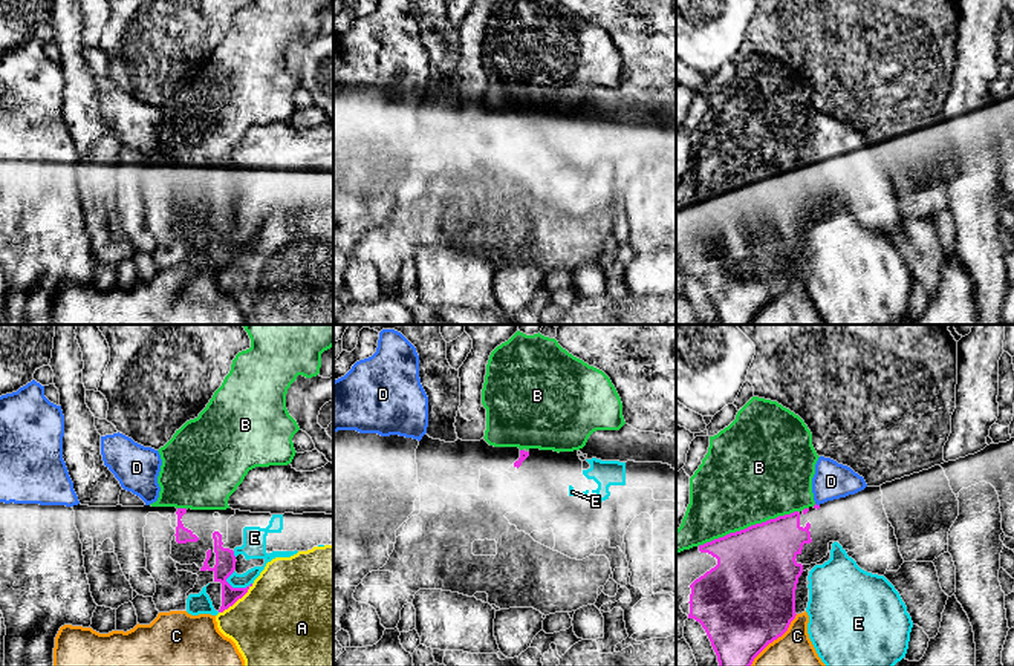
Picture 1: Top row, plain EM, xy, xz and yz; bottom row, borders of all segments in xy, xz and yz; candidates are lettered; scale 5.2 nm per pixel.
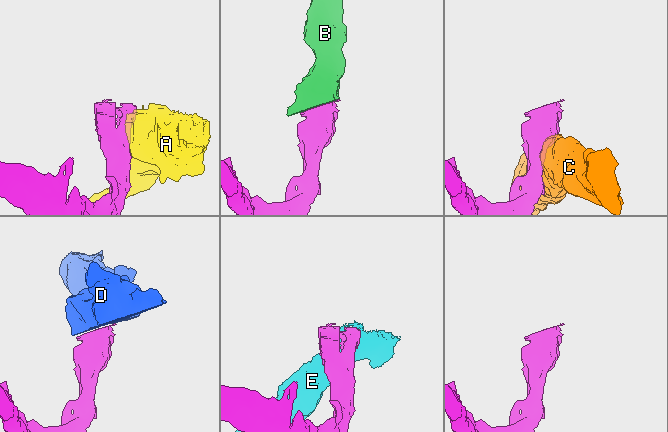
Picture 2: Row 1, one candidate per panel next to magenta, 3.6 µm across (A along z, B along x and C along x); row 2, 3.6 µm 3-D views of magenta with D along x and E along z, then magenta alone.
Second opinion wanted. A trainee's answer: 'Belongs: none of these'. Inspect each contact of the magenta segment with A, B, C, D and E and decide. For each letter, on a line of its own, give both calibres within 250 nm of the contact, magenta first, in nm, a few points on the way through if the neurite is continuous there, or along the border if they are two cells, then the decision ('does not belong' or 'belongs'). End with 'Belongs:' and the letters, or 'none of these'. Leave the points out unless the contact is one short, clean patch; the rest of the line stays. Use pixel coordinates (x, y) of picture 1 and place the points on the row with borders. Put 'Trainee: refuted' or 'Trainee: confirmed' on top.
Trainee: refuted
A: 110 nm thick on the magenta side, 460 nm on the other; does not belong
B: 420 nm thick on the magenta side, 480 nm on the other; belongs
C: 500 nm thick on the magenta side, 190 nm on the other; does not belong
D: 20 nm thick on the magenta side, 190 nm on the other; border along yz (815, 502), (818, 506); does not belong
E: 110 nm thick on the magenta side, 130 nm on the other; border along xy (225, 579), (233, 587), (246, 587), (251, 582); does not belong
Belongs: B

